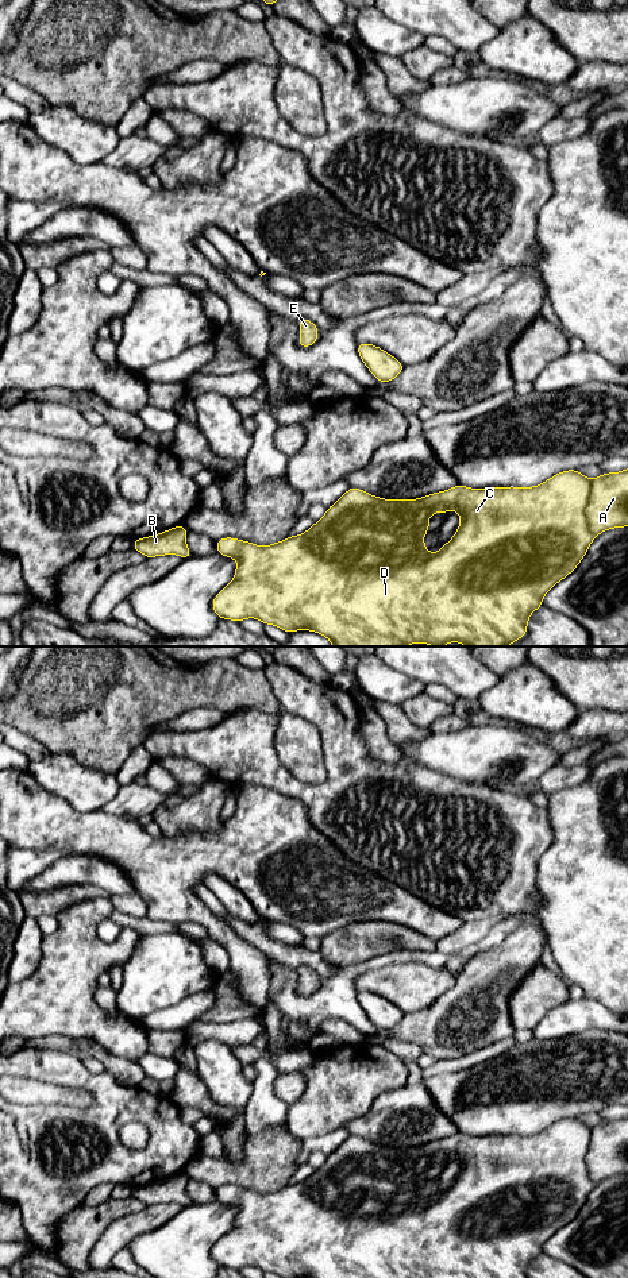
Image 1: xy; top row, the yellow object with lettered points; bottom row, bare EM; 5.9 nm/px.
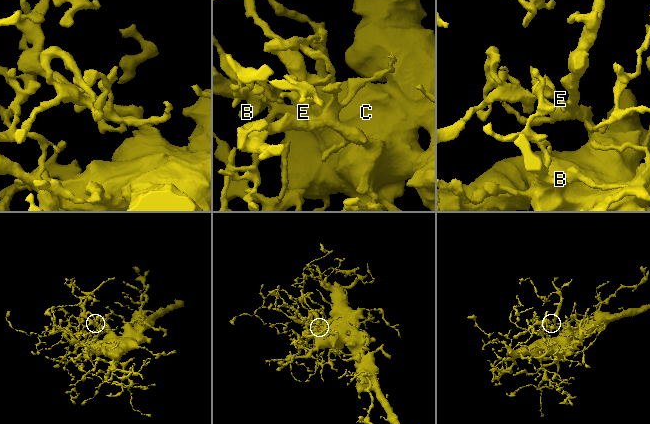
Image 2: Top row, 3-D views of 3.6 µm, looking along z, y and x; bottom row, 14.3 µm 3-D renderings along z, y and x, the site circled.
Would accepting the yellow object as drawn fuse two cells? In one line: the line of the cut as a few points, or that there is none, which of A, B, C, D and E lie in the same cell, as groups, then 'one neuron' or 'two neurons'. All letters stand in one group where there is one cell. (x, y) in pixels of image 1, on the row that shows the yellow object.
no cut | A B C D E | one neuron

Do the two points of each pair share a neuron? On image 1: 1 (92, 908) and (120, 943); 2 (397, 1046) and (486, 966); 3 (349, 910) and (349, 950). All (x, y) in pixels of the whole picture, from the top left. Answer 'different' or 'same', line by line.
1: same
2: different
3: different

